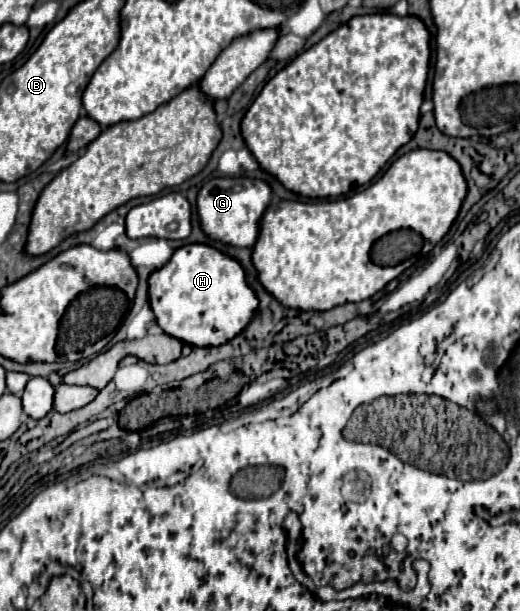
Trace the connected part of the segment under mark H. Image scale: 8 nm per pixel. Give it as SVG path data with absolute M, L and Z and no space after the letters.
M206 244L182 246L162 268L154 270L148 278L148 298L158 326L190 346L226 344L246 328L258 308L242 266Z

